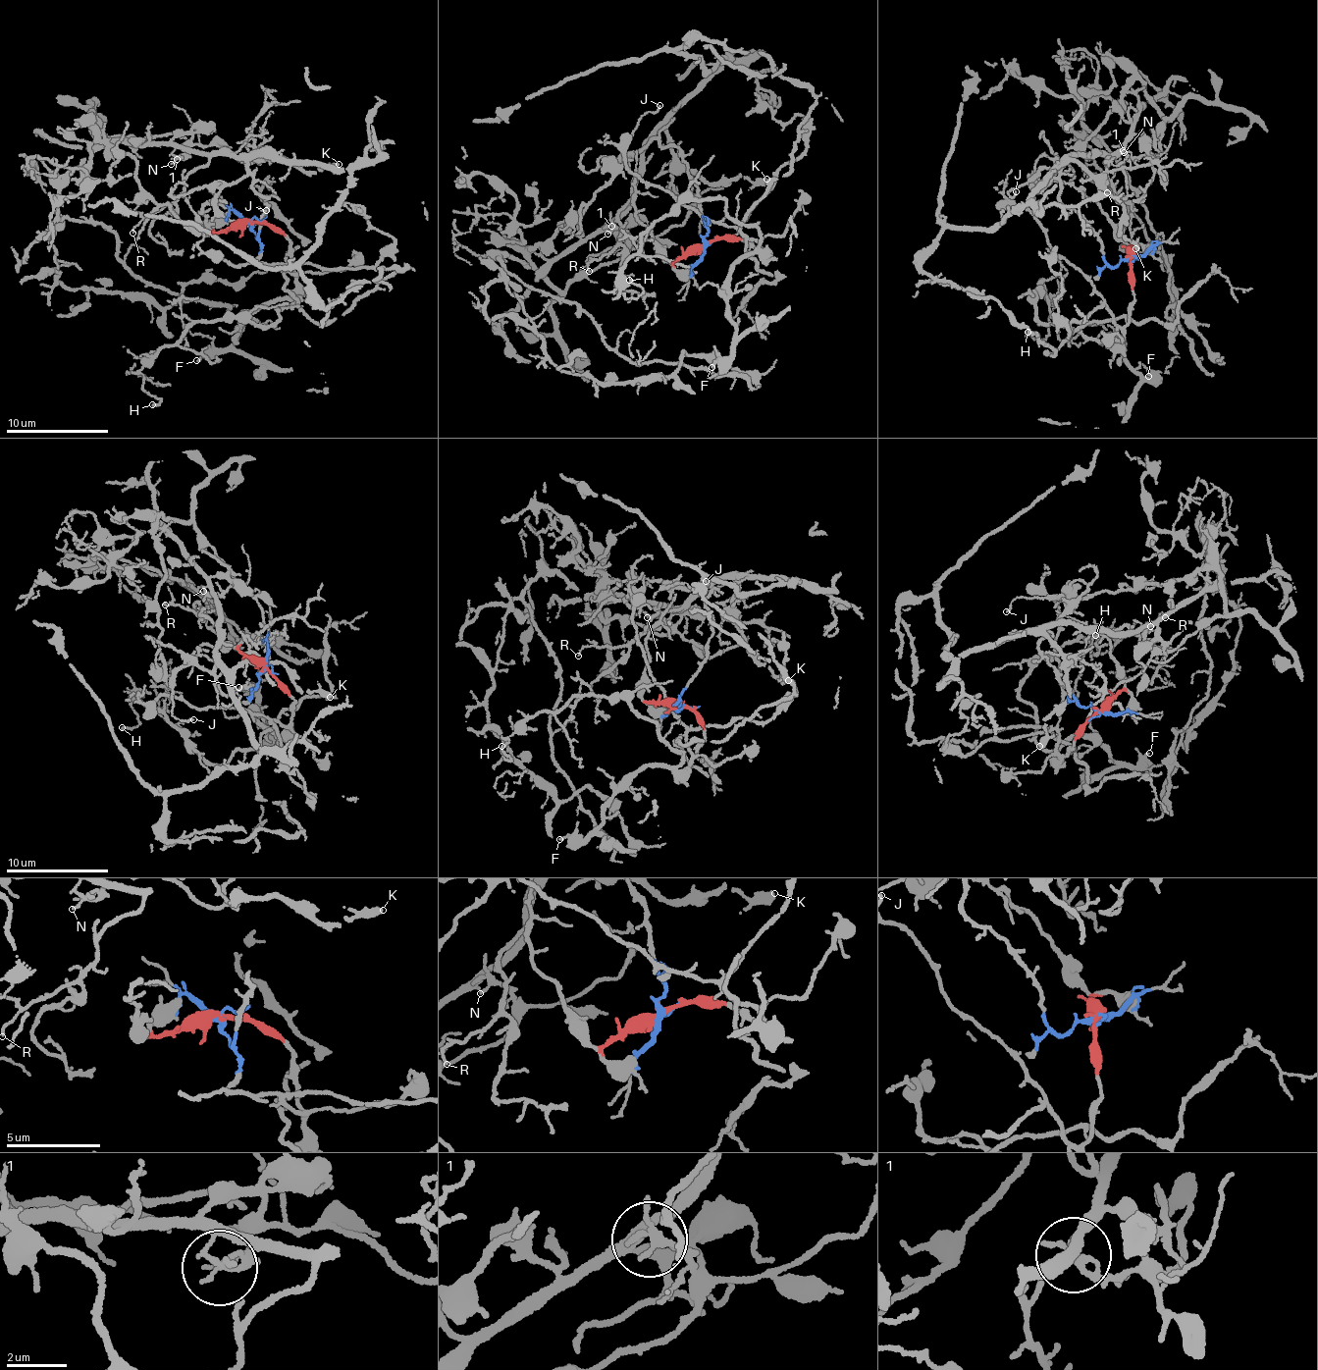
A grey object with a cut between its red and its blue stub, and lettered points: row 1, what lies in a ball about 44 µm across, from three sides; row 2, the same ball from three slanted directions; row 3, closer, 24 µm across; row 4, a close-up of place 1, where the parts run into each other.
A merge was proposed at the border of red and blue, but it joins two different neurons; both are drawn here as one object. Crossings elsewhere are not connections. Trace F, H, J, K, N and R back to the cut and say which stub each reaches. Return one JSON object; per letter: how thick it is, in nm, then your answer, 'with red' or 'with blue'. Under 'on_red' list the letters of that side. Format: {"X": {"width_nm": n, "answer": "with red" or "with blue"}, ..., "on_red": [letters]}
{"F": {"width_nm": 160, "answer": "with red"}, "H": {"width_nm": 140, "answer": "with red"}, "J": {"width_nm": 120, "answer": "with blue"}, "K": {"width_nm": 440, "answer": "with blue"}, "N": {"width_nm": 110, "answer": "with blue"}, "R": {"width_nm": 120, "answer": "with blue"}, "on_red": ["F", "H"]}

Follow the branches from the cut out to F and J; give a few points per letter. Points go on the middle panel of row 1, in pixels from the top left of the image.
F: (704, 245), (724, 238), (747, 242), (764, 256), (737, 258), (726, 300), (736, 337), (727, 356), (711, 367)
J: (704, 245), (707, 224), (680, 152), (661, 146), (655, 139), (632, 151), (624, 150), (638, 119), (660, 106)

